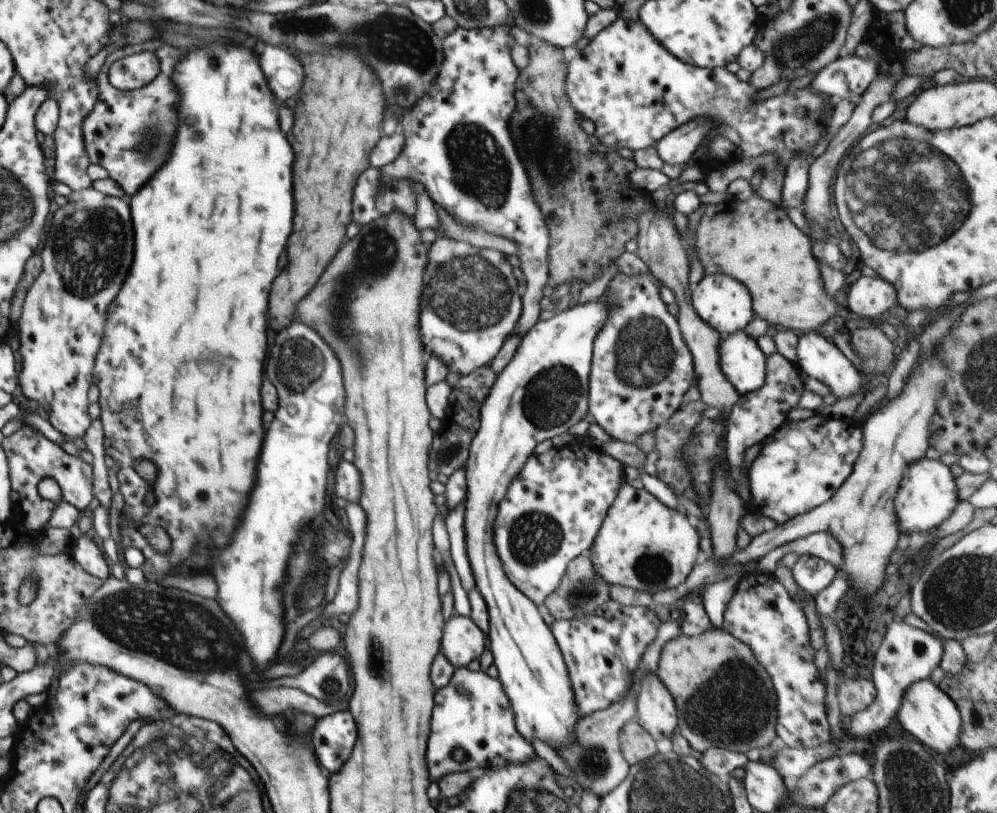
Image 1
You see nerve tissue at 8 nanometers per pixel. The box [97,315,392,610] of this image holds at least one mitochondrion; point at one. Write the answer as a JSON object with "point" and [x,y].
{"point":[290,366]}

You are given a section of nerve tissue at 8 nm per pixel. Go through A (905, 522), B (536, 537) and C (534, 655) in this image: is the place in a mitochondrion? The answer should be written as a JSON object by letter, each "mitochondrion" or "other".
{"A":"other","B":"mitochondrion","C":"other"}

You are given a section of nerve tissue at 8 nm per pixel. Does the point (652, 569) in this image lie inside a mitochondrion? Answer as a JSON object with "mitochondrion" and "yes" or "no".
{"mitochondrion":"yes"}

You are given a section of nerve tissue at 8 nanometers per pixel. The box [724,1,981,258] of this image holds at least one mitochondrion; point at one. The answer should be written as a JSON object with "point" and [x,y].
{"point":[793,52]}

